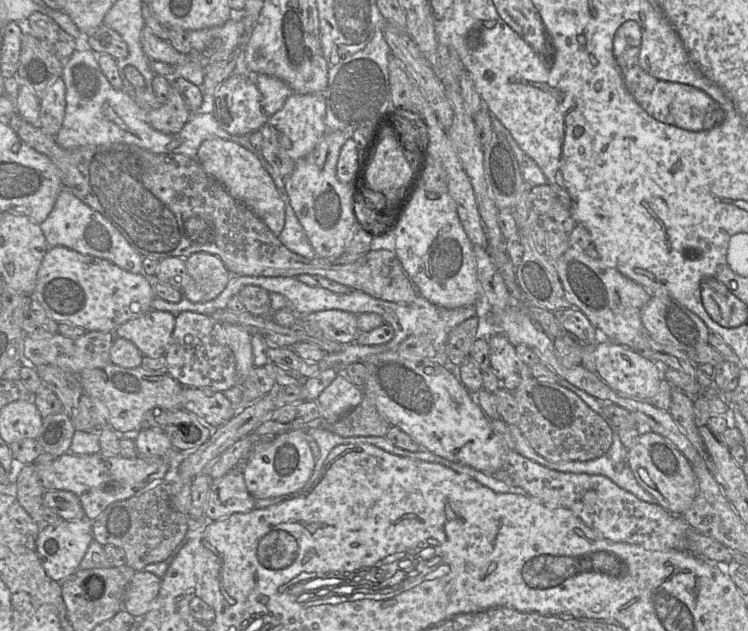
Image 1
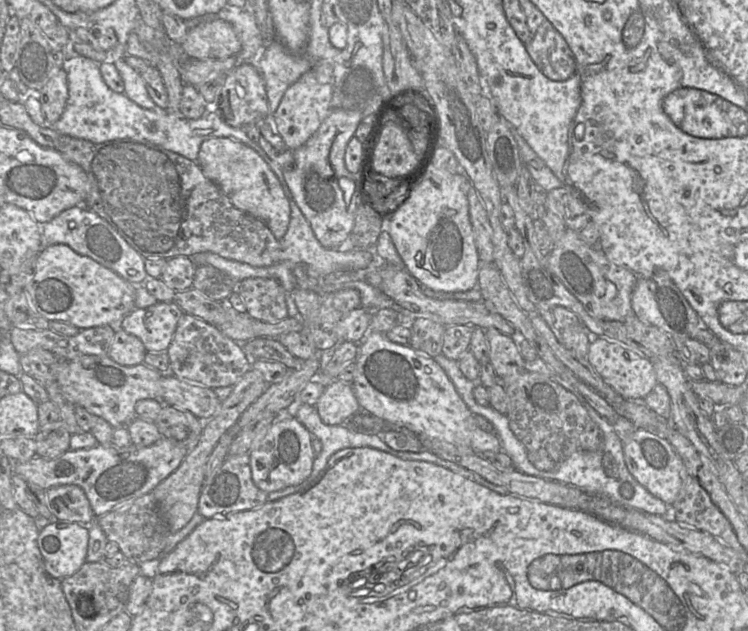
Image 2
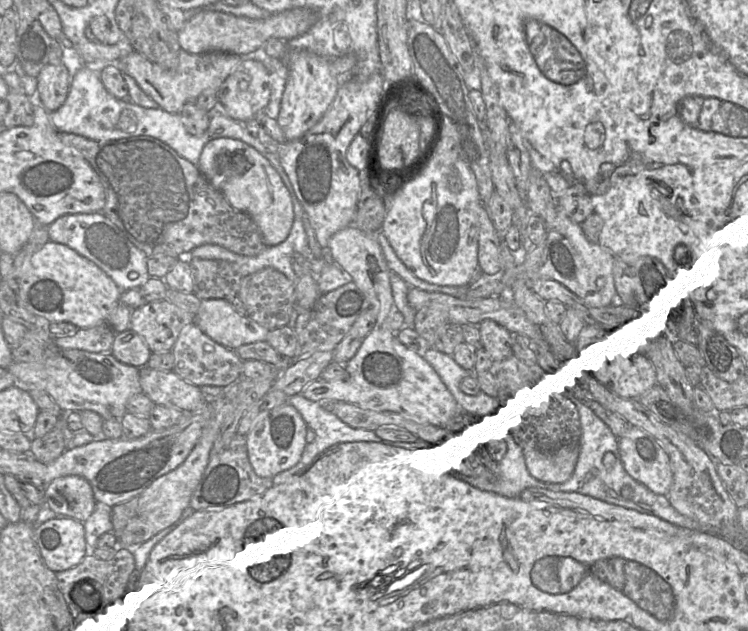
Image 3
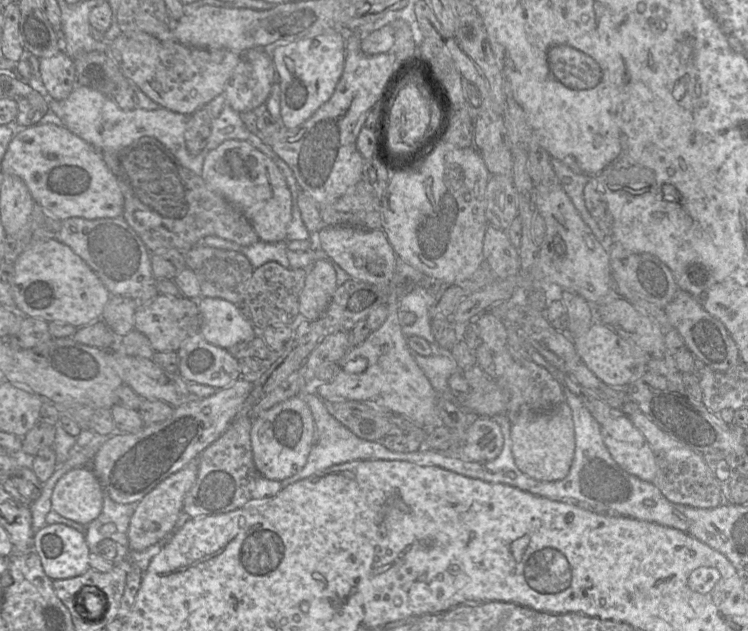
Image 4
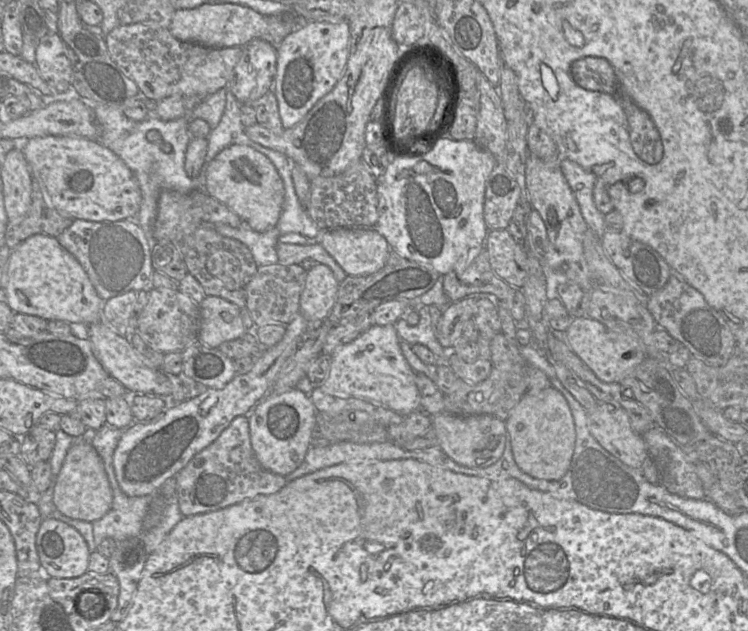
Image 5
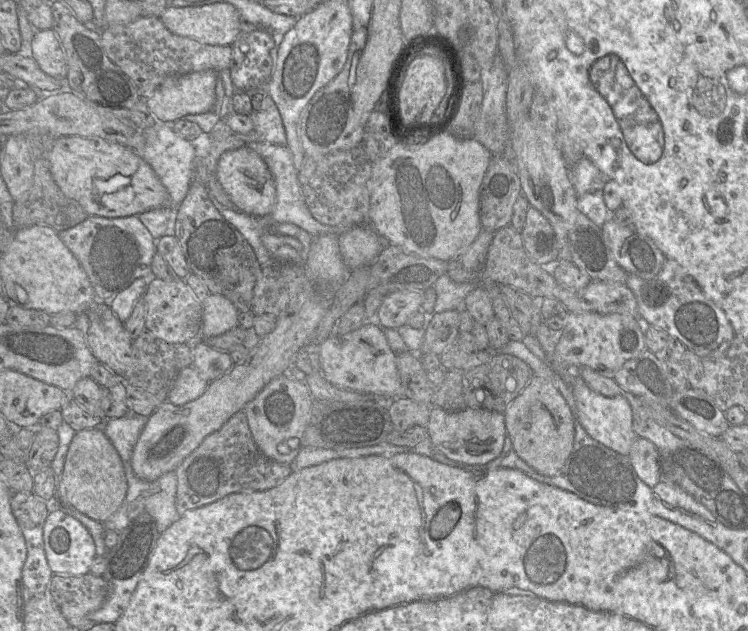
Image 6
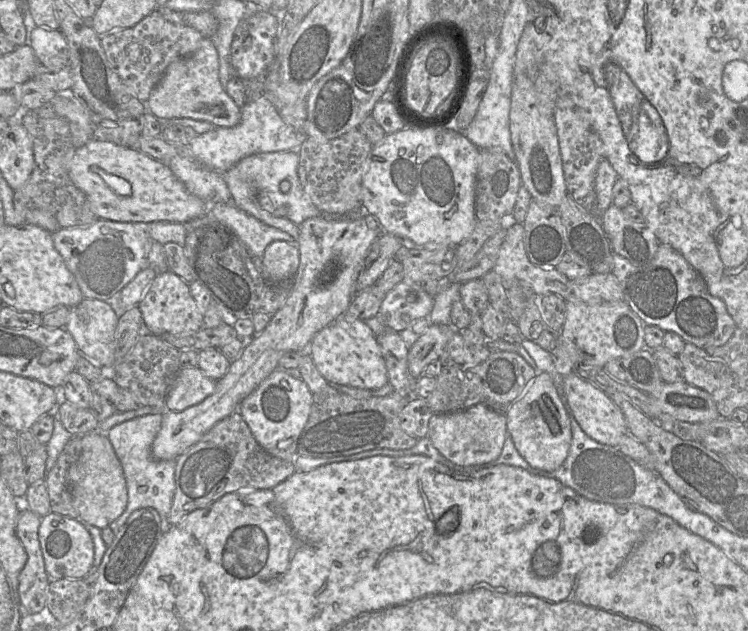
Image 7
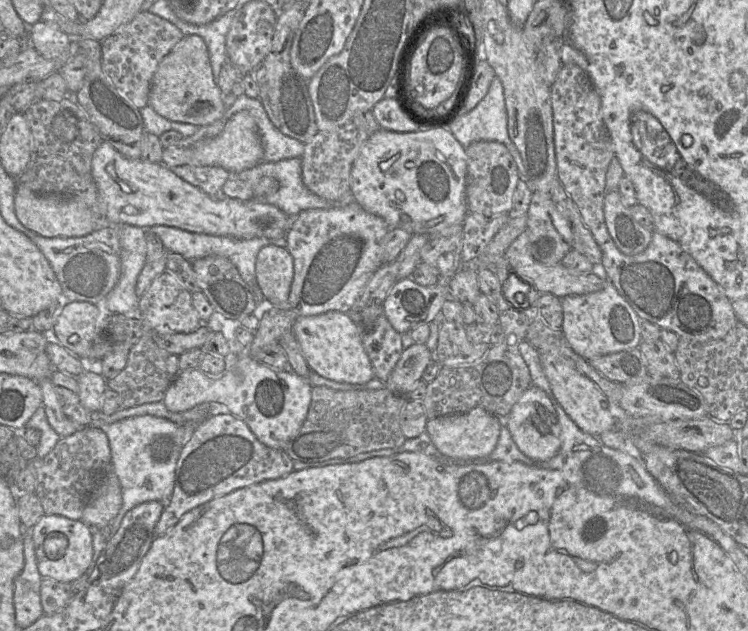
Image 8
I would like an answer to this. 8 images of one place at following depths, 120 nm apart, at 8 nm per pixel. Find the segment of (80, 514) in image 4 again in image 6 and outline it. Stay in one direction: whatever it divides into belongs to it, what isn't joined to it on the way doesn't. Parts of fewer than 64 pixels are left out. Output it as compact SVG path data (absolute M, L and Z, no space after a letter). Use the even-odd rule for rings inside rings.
M88 428L75 433L58 478L57 490L60 506L73 507L102 524L119 509L126 497L127 480L119 453L104 431Z

